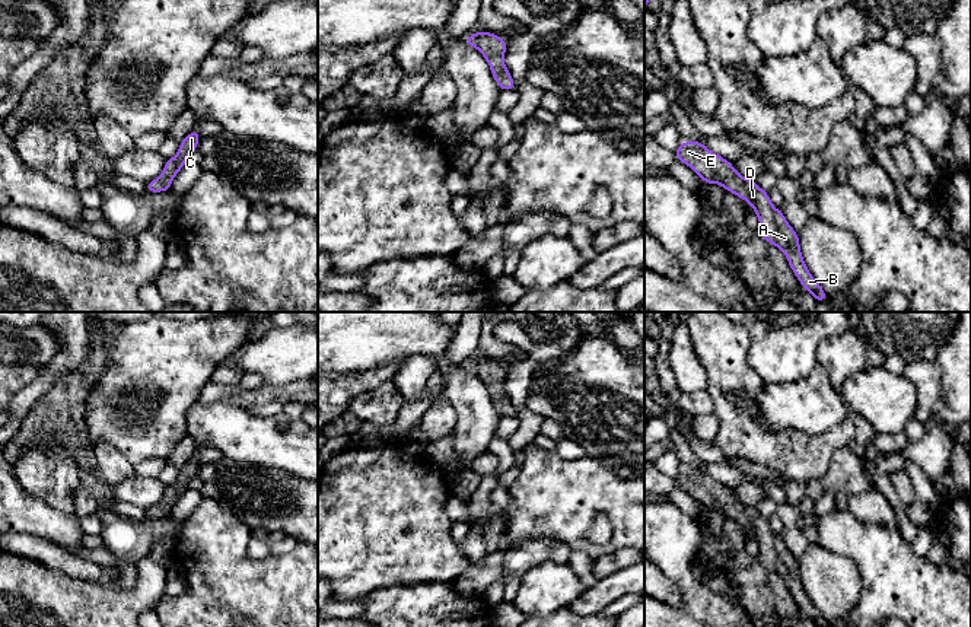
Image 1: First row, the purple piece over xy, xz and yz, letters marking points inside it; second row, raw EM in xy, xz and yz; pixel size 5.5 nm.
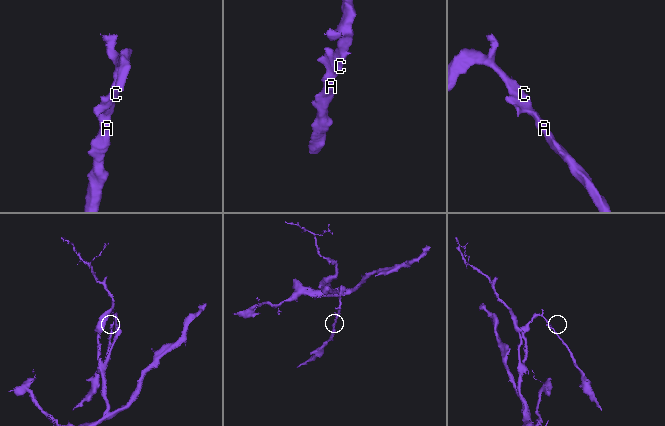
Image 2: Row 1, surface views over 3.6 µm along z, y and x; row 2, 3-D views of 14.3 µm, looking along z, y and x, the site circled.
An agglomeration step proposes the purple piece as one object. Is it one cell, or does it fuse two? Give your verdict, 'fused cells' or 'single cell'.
single cell

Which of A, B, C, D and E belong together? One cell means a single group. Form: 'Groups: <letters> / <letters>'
Groups: A B C D E

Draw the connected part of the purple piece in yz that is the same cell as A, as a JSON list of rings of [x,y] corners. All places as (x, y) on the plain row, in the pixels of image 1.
[[[697,467],[678,471],[675,483],[676,487],[690,493],[704,510],[720,510],[726,518],[748,528],[758,542],[761,564],[783,577],[799,610],[815,627],[828,626],[802,585],[799,561],[789,551],[783,538],[773,532],[767,518],[761,516],[755,507],[744,505],[728,486],[717,483]]]

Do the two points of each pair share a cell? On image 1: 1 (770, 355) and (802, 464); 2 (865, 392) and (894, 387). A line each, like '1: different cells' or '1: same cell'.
1: different cells
2: same cell

